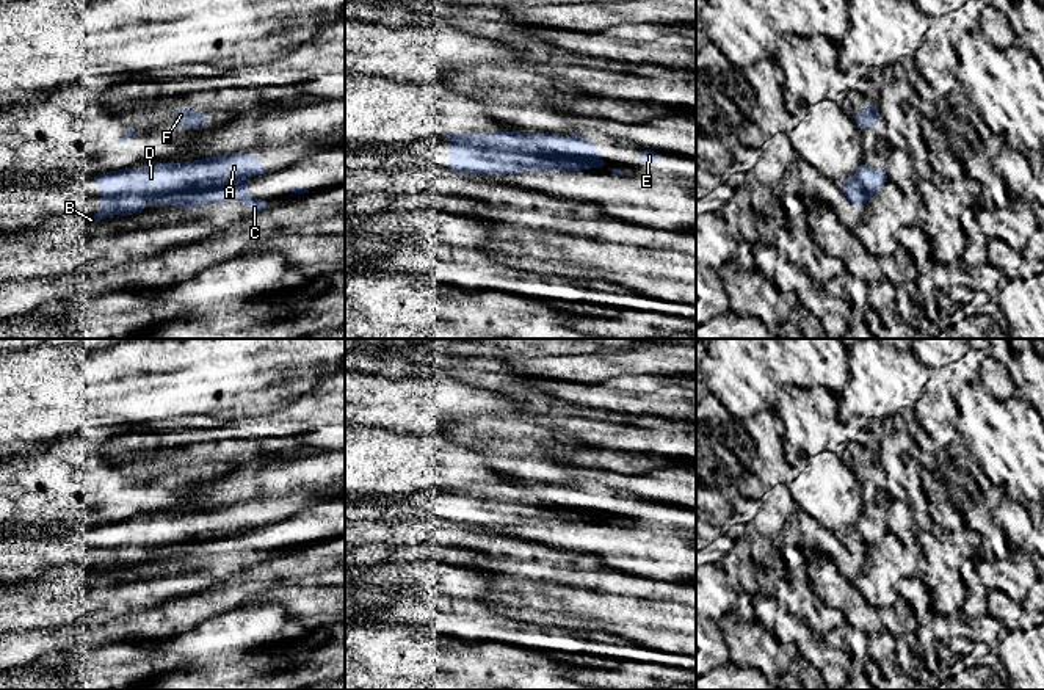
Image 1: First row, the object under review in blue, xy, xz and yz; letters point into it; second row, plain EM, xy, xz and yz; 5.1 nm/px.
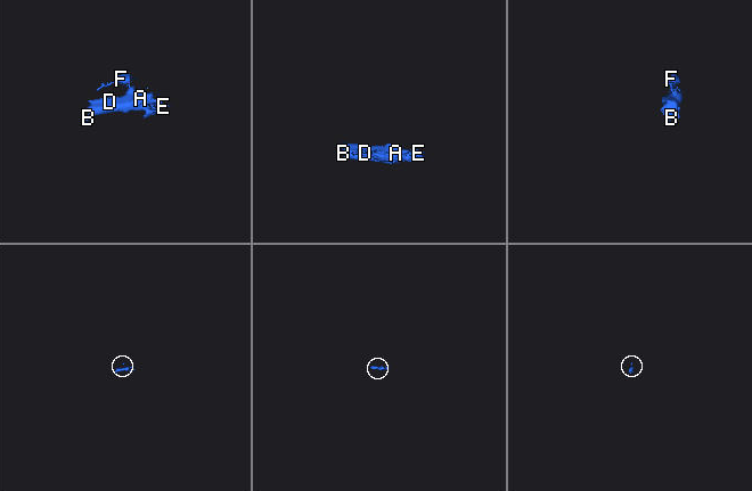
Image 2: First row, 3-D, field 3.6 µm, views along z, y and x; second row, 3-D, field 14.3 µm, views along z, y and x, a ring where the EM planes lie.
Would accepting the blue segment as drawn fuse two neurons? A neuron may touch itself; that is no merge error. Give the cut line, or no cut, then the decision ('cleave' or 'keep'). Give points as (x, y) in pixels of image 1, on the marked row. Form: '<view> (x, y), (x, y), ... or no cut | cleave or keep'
xz (450, 141), (576, 157), (591, 167) | cleave

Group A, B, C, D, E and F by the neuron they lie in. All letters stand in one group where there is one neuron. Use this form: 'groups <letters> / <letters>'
groups A D F / B C E

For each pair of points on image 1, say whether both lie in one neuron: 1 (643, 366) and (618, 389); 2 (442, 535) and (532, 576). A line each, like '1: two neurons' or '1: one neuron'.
1: two neurons
2: one neuron

